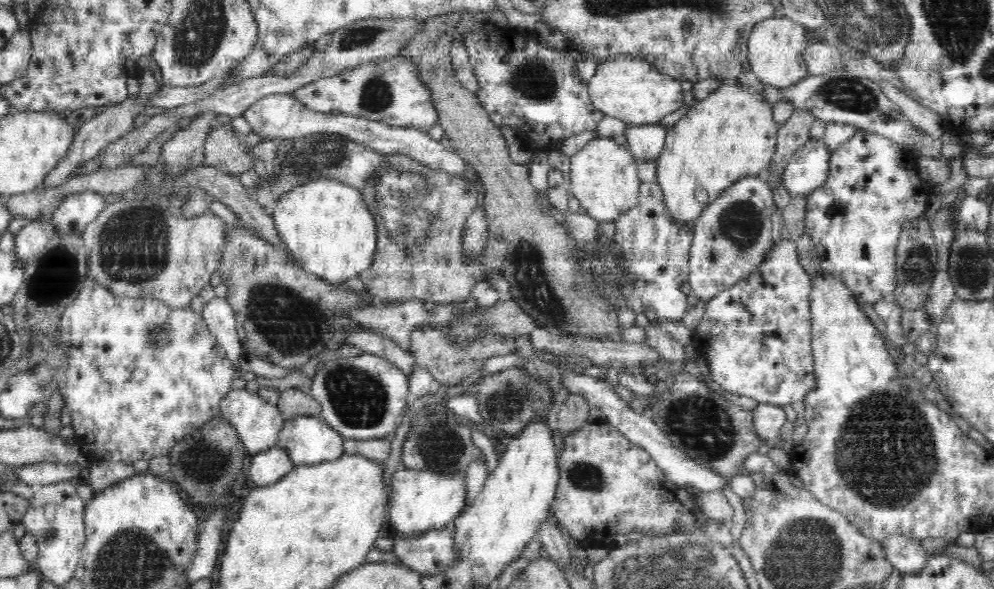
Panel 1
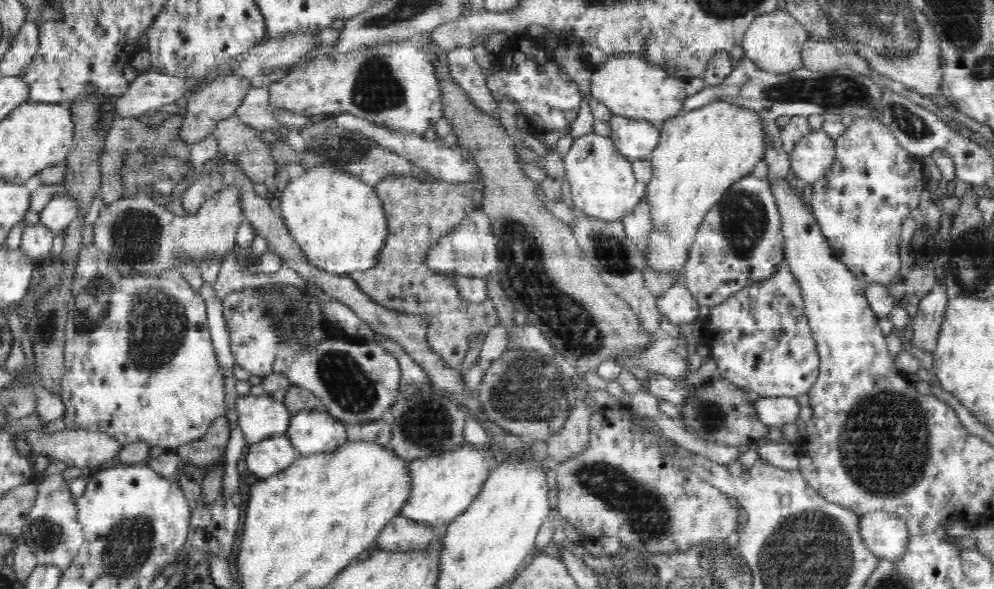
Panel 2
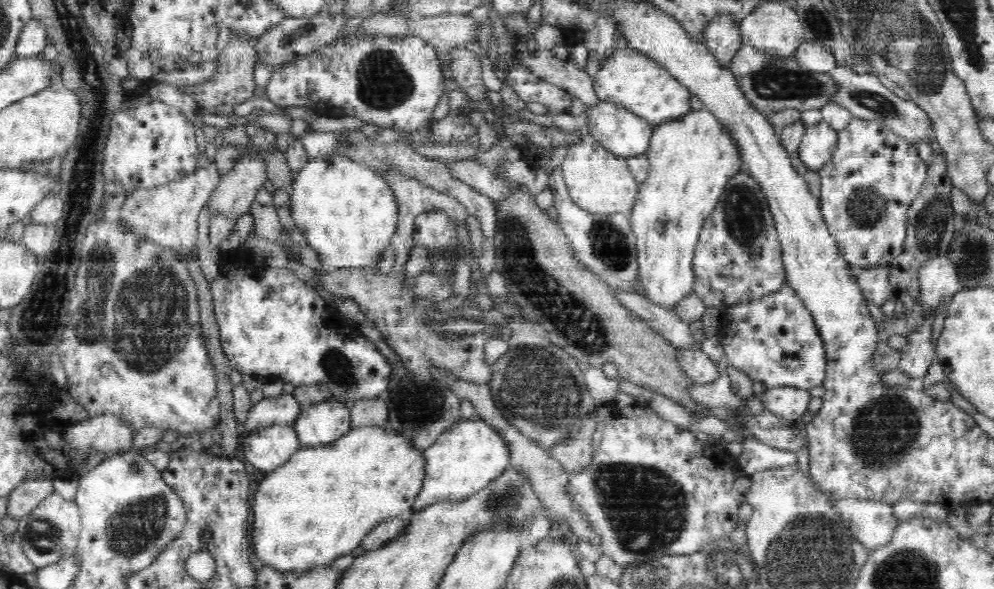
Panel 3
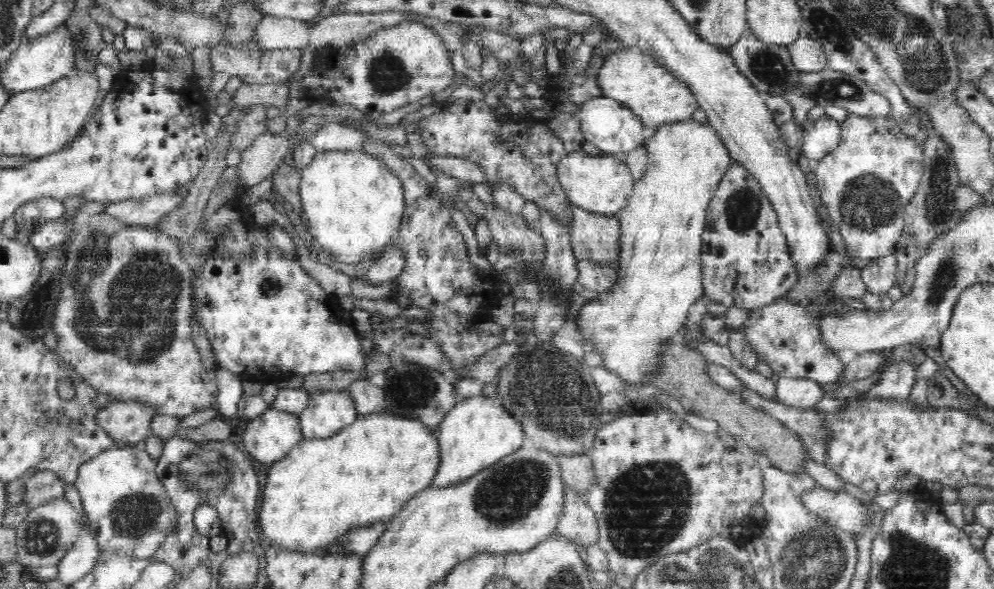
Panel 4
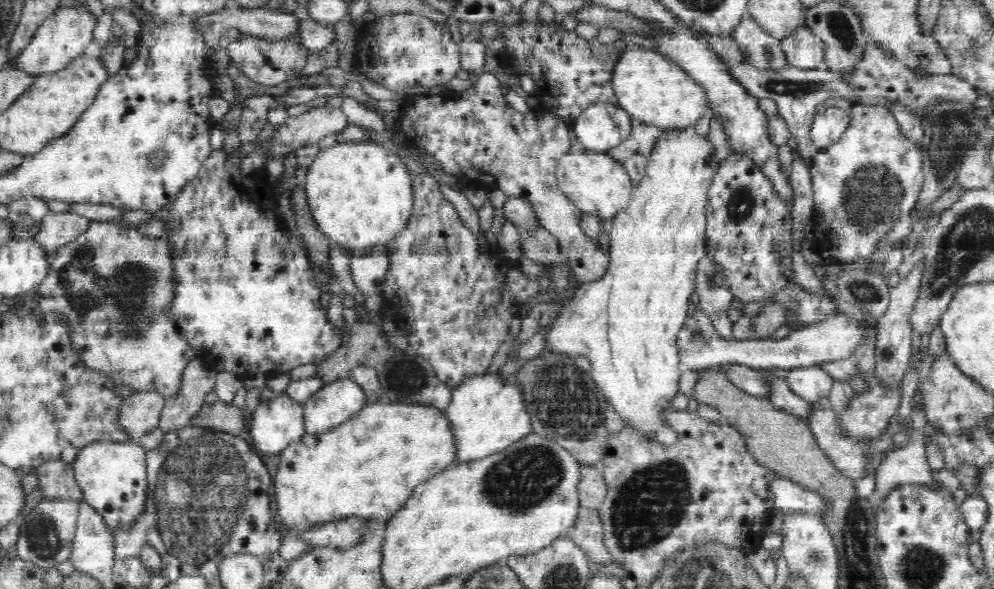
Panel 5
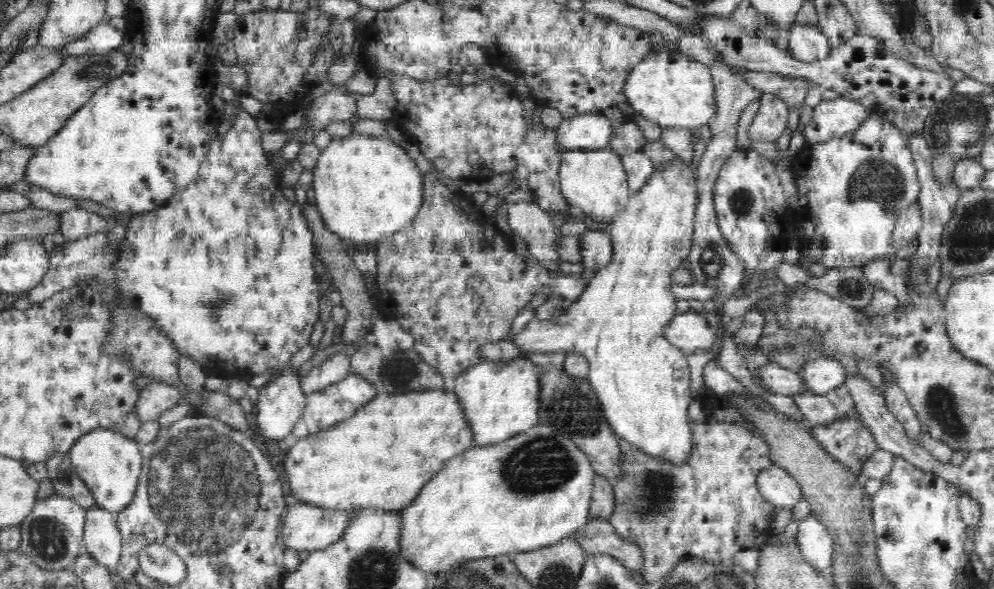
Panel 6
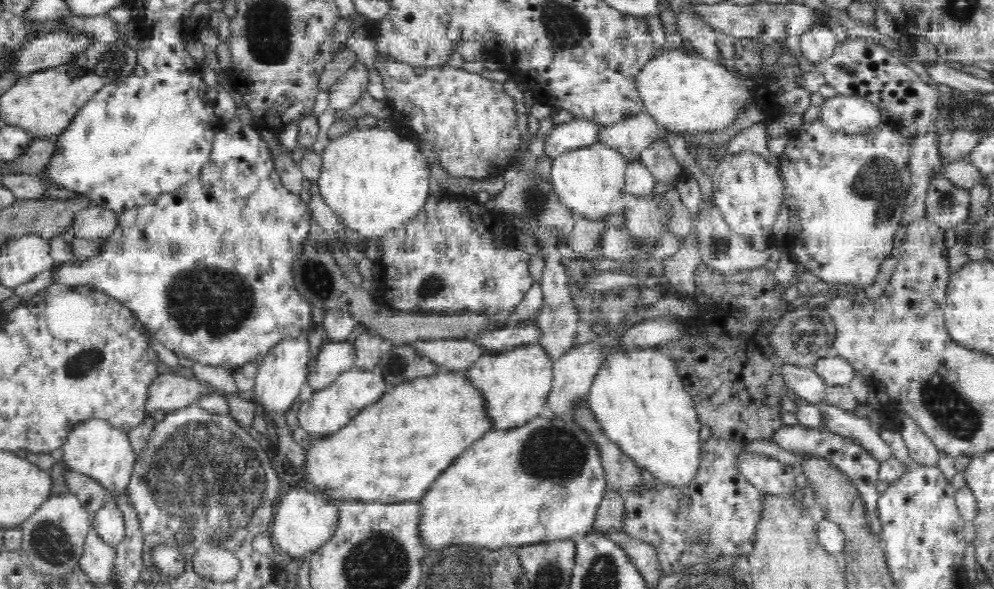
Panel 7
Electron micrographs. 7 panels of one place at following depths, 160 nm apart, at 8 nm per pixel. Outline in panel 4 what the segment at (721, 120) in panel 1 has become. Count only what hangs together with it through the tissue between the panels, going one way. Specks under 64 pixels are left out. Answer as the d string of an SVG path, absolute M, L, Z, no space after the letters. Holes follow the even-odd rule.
M693 119L660 125L647 140L645 150L646 172L635 181L633 195L616 215L619 224L618 271L615 272L614 282L604 291L584 291L571 316L577 338L586 350L599 355L602 362L600 368L619 379L620 393L629 398L661 380L669 348L678 343L683 326L688 321L690 306L704 294L702 246L706 210L722 174L732 162L718 133L710 125Z

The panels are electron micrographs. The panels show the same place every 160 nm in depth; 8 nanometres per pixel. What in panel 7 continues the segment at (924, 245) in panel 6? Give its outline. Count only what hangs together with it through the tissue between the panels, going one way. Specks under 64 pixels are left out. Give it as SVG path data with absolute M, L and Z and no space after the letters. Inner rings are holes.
M938 175L931 182L926 204L926 213L932 215L933 221L946 231L961 226L968 218L971 194Z

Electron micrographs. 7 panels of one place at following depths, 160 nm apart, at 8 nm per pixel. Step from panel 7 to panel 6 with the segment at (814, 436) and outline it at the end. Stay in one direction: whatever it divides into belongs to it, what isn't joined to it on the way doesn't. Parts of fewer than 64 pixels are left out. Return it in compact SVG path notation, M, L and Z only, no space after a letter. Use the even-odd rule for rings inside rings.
M852 413L846 420L840 420L832 426L812 426L807 428L816 444L822 447L830 457L838 461L863 485L869 479L865 466L869 458L879 448L872 433L859 422Z

